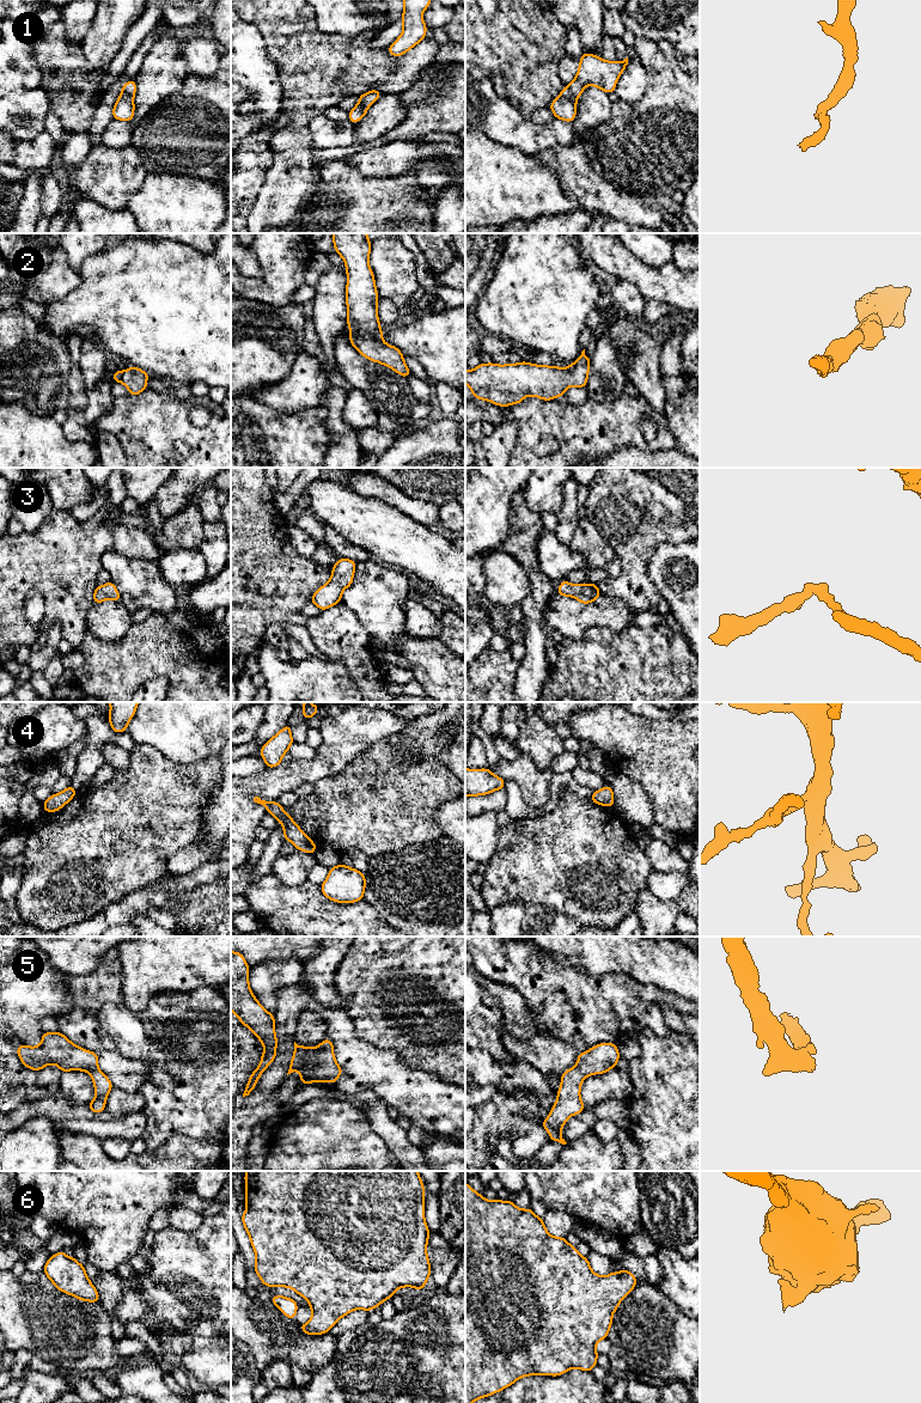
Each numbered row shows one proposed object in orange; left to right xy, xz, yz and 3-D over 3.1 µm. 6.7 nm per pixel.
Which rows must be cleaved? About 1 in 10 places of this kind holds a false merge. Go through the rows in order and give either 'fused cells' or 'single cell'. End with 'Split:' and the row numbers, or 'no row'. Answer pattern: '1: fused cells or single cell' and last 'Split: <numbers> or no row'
1: single cell
2: single cell
3: single cell
4: single cell
5: single cell
6: single cell
Split: no row

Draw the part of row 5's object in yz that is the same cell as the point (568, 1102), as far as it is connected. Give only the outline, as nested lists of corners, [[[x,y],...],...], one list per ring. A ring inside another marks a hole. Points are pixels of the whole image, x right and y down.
[[[599,1043],[585,1053],[579,1053],[577,1065],[561,1075],[556,1102],[549,1116],[542,1121],[542,1126],[550,1135],[550,1141],[567,1143],[560,1135],[561,1129],[571,1116],[579,1115],[586,1106],[580,1098],[583,1080],[615,1068],[620,1059],[615,1043]]]

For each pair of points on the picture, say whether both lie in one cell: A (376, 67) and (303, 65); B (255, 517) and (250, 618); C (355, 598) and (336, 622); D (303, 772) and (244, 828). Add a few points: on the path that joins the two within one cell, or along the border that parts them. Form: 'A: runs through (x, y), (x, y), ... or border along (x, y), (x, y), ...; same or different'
A: runs through (358, 66), (321, 66); same
B: runs through (252, 542), (250, 593); same
C: border along (341, 601), (355, 615), (365, 630); different
D: runs through (280, 779), (256, 785), (244, 797), (244, 805); same

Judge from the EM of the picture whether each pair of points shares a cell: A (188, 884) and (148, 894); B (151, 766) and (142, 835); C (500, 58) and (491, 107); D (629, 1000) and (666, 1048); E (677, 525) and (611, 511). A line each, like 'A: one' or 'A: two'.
A: one
B: one
C: two
D: two
E: one

